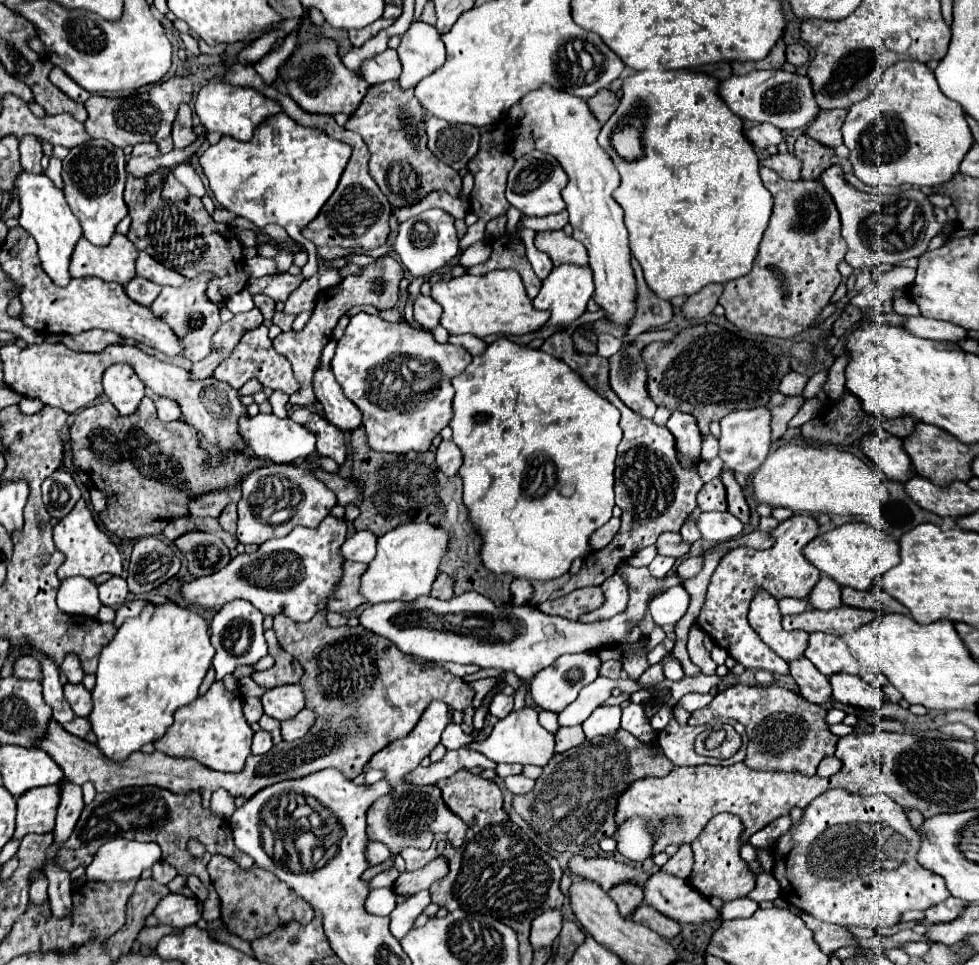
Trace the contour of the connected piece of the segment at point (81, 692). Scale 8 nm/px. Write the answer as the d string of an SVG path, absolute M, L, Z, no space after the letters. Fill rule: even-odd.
M67 682L63 686L63 692L65 692L65 698L77 716L89 716L93 702L91 702L91 692L83 684Z

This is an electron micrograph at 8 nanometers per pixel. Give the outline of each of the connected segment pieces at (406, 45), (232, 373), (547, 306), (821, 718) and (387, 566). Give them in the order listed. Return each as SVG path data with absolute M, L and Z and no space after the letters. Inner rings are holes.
M417 20L401 36L397 54L403 64L403 72L397 82L401 88L409 90L441 68L445 62L445 44L435 26Z
M259 326L249 330L241 342L235 346L235 350L231 352L229 358L225 358L217 368L215 368L215 378L229 382L235 390L239 390L247 380L257 378L263 386L269 386L273 390L283 390L287 394L293 394L295 390L299 390L297 380L293 378L291 366L287 364L287 358L283 358L271 344L271 338L267 336L267 326Z
M573 264L553 268L549 278L541 286L541 292L533 300L533 306L537 310L549 310L551 312L551 318L547 320L547 324L543 328L561 328L561 326L569 326L573 322L577 322L581 318L581 314L587 310L587 302L593 296L593 288L595 288L593 276L591 276L589 268L579 268Z
M729 686L719 692L711 704L691 714L690 726L706 725L715 718L733 718L747 730L749 746L745 754L745 766L765 772L799 772L815 774L823 756L835 754L839 736L829 730L825 722L827 710L819 704L805 700L793 690L779 686Z
M403 524L377 538L377 554L361 574L359 594L367 604L403 600L411 602L431 592L431 584L437 578L437 566L447 546L447 532L431 524Z

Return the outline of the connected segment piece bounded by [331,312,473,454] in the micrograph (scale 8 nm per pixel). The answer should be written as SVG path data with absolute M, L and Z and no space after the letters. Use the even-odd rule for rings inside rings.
M359 312L349 320L343 338L337 342L335 358L331 362L333 374L343 388L345 396L359 406L363 412L363 426L367 430L367 442L375 452L397 452L407 454L411 450L429 450L431 440L449 424L451 418L451 380L459 376L473 356L463 346L439 344L429 330L409 326L405 320L391 324L381 316ZM409 360L415 364L437 366L433 372L435 388L407 396L405 402L399 398L389 404L391 398L391 366L407 366Z

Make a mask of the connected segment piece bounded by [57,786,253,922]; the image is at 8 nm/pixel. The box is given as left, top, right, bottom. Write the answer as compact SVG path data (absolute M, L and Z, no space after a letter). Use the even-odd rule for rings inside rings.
M135 786L135 788L121 788L121 790L97 794L95 800L83 808L81 818L75 830L71 832L71 836L67 838L67 842L63 842L63 846L57 848L59 850L57 858L61 858L61 862L57 864L67 872L75 870L77 866L87 866L93 860L97 848L117 836L139 840L139 842L153 840L161 846L163 860L169 862L181 876L189 876L189 874L199 876L203 886L209 890L209 896L203 902L203 918L207 922L217 920L219 918L219 898L217 898L217 892L213 892L213 886L209 882L207 862L211 860L211 856L223 854L223 856L233 858L241 868L251 868L253 860L247 858L243 852L239 852L235 844L231 844L231 830L229 830L227 820L215 816L211 810L205 810L201 806L199 792L193 790L183 796L181 794L175 794L175 796L169 798L169 792L157 786ZM189 838L197 838L207 846L207 852L203 858L189 856L189 852L185 850Z

